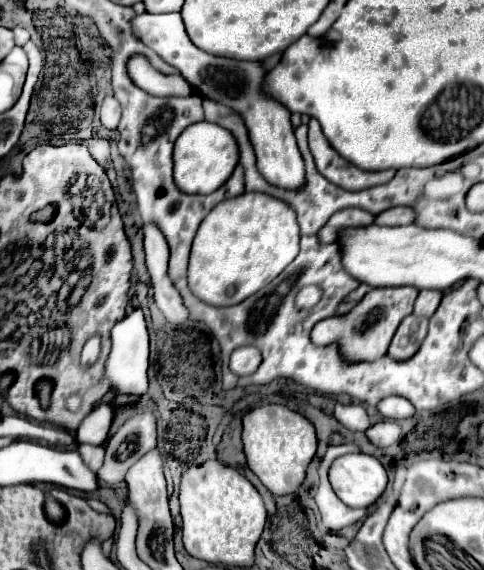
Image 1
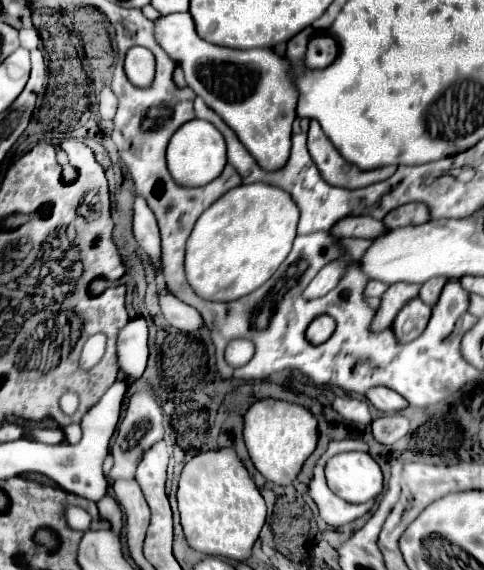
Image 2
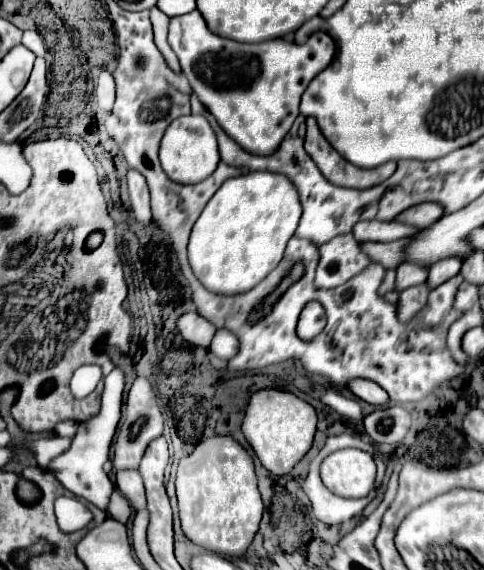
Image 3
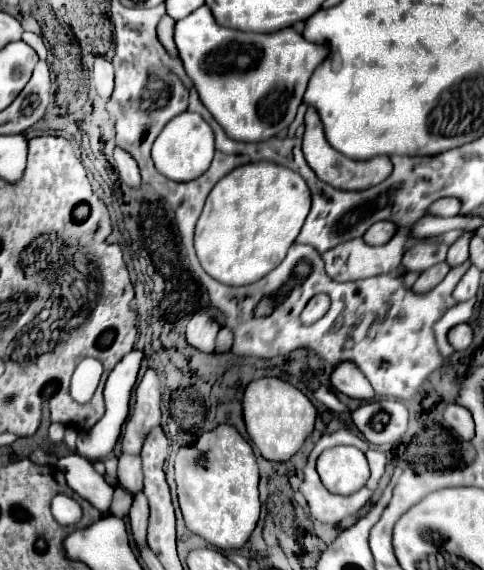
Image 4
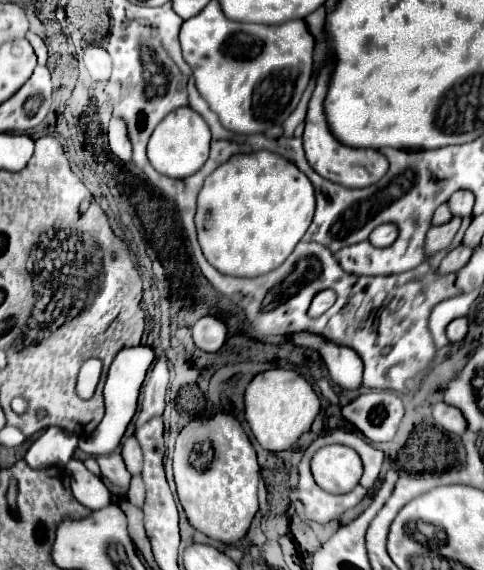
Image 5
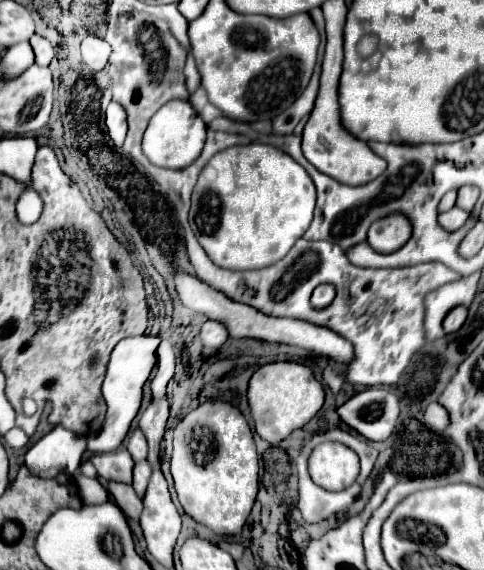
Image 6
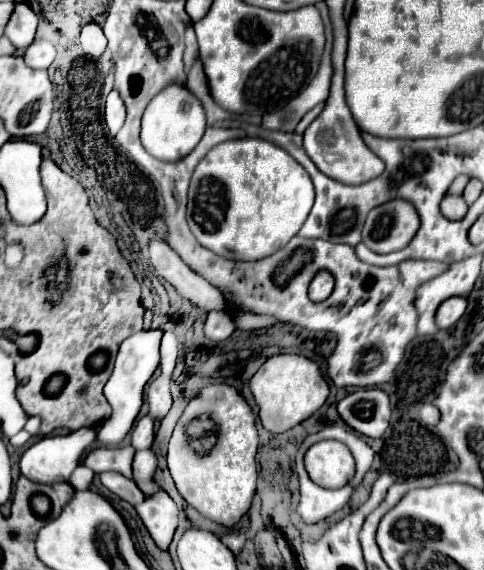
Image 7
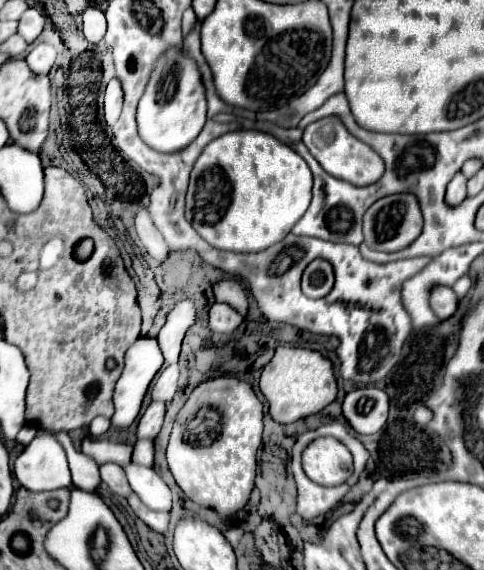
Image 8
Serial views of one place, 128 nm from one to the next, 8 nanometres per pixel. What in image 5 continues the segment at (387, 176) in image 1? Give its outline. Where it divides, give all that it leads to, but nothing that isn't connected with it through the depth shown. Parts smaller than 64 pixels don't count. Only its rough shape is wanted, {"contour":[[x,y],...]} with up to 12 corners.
{"contour":[[330,68],[308,104],[304,152],[326,180],[366,188],[388,172],[380,150],[340,144],[324,116]]}

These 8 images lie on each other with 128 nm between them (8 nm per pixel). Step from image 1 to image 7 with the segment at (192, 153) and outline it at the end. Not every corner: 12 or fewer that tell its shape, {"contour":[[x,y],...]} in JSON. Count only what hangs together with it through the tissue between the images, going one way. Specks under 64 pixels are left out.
{"contour":[[170,84],[148,104],[140,140],[150,156],[180,160],[198,146],[198,98]]}

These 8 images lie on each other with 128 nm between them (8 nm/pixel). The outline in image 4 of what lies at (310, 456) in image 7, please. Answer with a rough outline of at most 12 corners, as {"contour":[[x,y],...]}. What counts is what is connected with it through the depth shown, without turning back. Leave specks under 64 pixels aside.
{"contour":[[354,446],[320,454],[318,474],[332,494],[366,486],[366,454]]}

